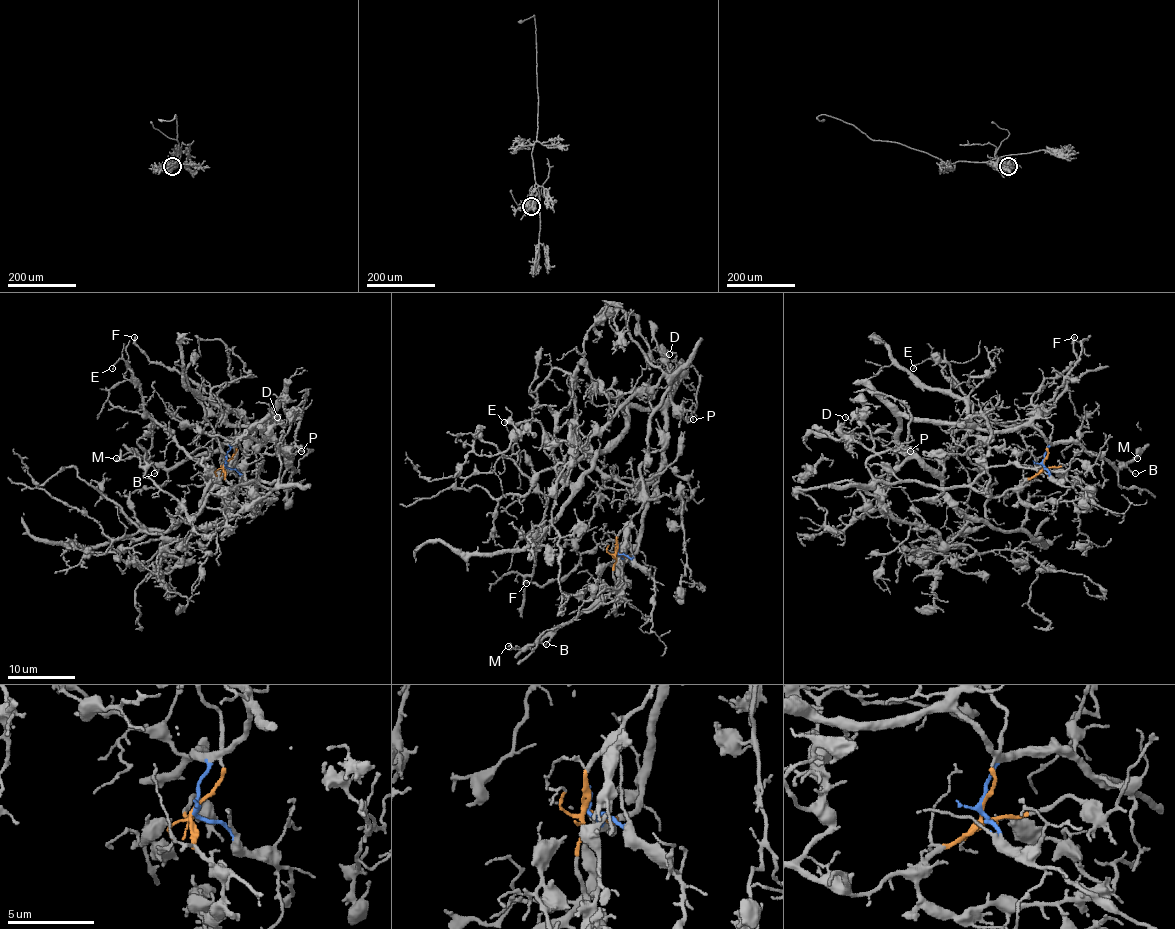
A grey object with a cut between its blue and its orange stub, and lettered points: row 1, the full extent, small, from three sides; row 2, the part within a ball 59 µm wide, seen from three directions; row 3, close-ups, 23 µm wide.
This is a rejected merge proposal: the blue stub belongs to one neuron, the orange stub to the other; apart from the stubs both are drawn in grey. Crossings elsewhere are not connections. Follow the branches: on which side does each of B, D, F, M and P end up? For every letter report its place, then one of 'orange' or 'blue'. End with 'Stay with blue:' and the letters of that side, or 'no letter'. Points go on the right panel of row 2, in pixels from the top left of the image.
B: place (1135, 473); blue
D: place (845, 417); orange
F: place (1074, 337); blue
M: place (1137, 458); blue
P: place (910, 451); orange
Stay with blue: B, F, M

